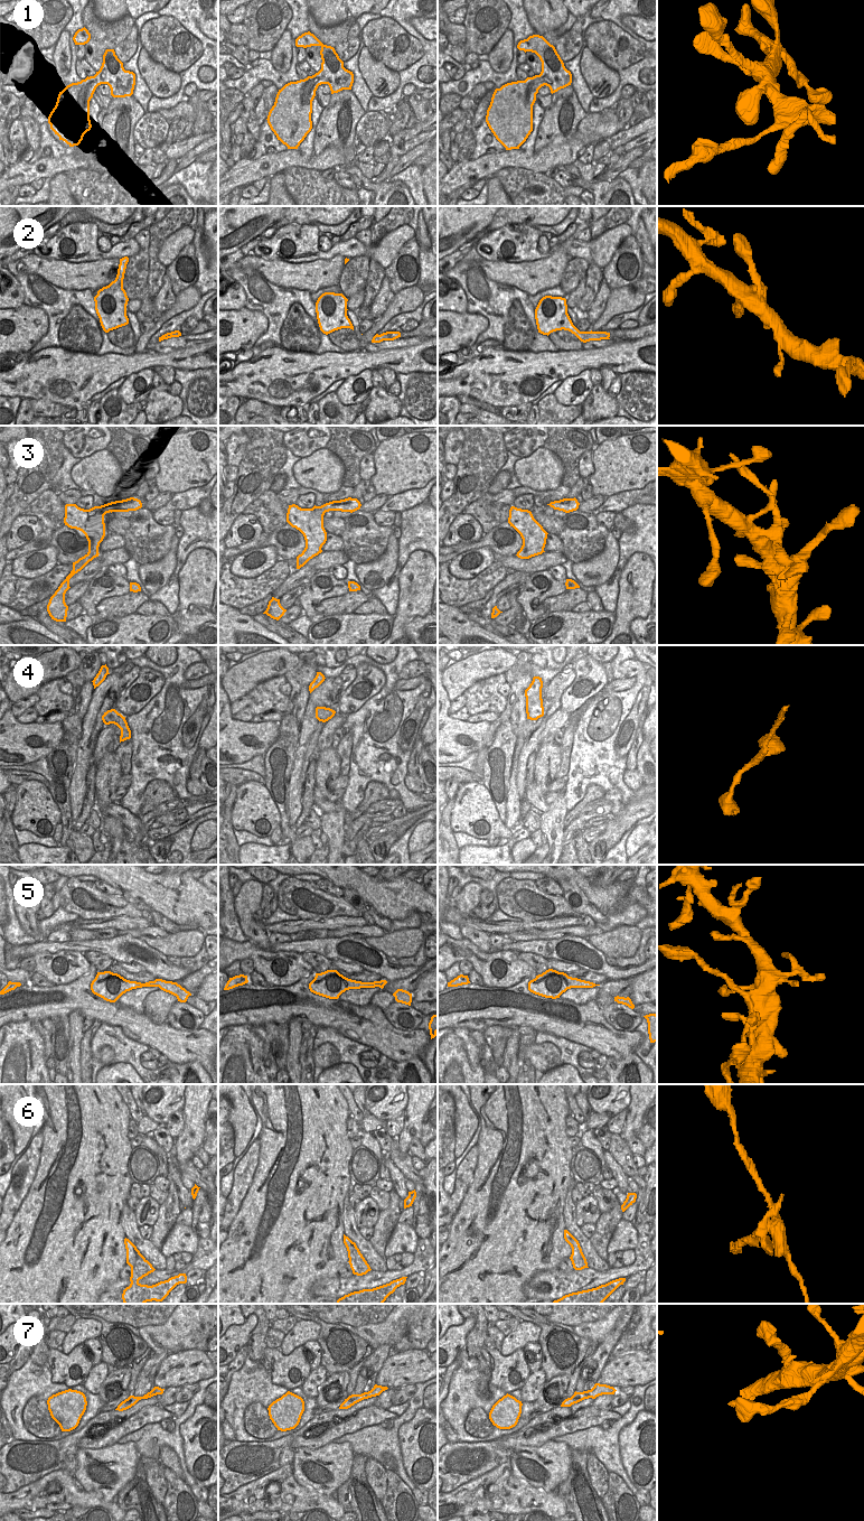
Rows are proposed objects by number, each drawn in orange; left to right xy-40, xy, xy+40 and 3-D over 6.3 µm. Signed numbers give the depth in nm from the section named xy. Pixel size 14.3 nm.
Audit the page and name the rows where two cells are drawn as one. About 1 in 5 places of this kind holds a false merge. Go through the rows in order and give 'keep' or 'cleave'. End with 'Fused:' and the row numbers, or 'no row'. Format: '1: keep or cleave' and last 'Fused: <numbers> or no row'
1: keep
2: keep
3: keep
4: keep
5: cleave
6: cleave
7: keep
Fused: 5, 6

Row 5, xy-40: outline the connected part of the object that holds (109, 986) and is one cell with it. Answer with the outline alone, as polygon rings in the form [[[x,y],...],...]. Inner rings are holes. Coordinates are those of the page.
[[[104,971],[97,972],[91,983],[92,992],[110,1002],[115,1002],[126,991],[142,987],[158,987],[158,979],[141,983],[126,980],[118,973]]]

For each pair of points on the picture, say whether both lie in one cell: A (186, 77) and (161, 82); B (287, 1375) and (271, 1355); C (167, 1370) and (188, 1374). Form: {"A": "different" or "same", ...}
{"A": "different", "B": "same", "C": "same"}

